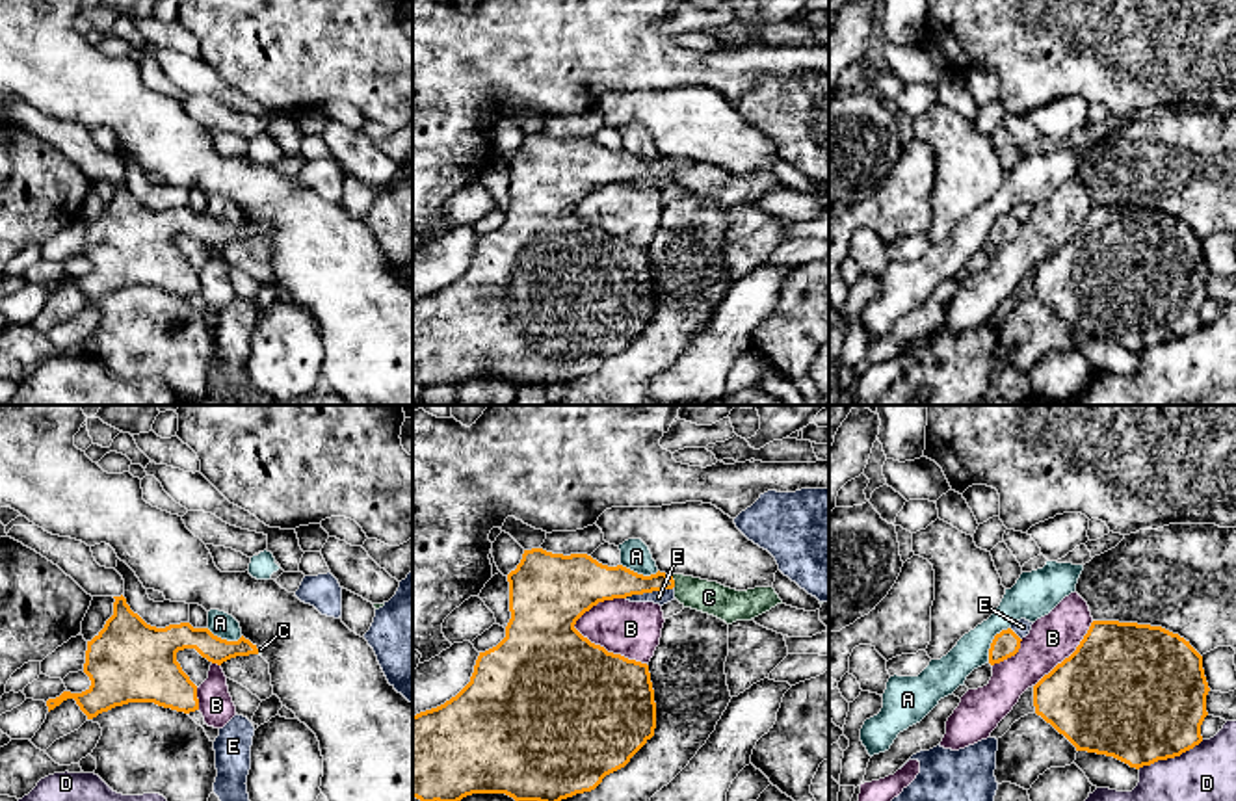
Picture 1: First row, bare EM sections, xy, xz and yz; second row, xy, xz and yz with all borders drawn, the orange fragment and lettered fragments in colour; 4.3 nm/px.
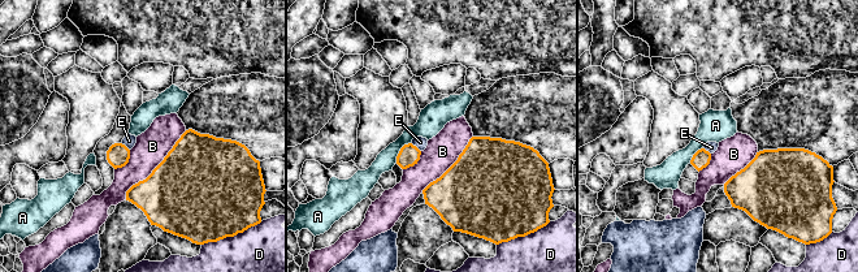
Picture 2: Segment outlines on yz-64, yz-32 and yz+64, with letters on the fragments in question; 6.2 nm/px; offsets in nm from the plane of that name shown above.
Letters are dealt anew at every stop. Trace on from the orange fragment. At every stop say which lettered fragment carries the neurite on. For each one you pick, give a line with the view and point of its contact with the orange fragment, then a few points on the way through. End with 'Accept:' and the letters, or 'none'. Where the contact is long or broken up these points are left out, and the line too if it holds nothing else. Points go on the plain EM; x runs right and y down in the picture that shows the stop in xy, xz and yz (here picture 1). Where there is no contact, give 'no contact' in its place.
C: contact xz (673, 166); way xz (616, 166), (673, 166), (709, 181)
Accept: C

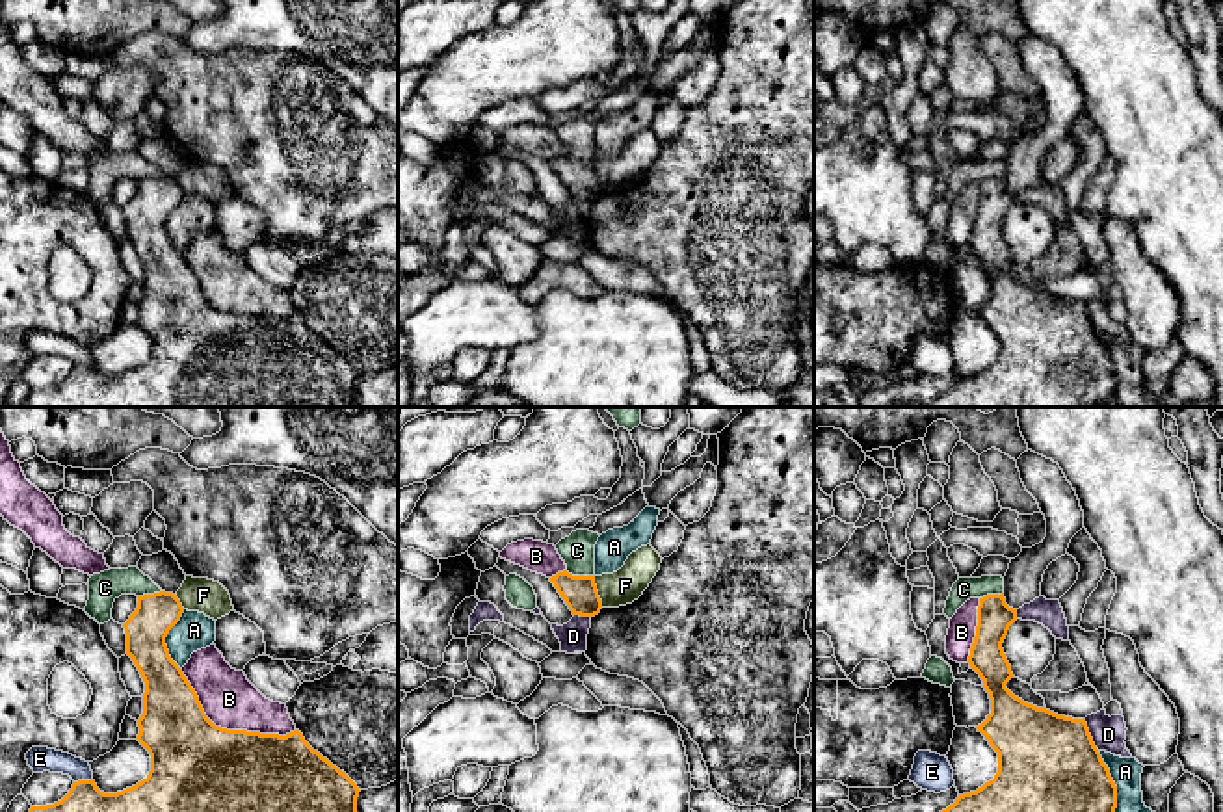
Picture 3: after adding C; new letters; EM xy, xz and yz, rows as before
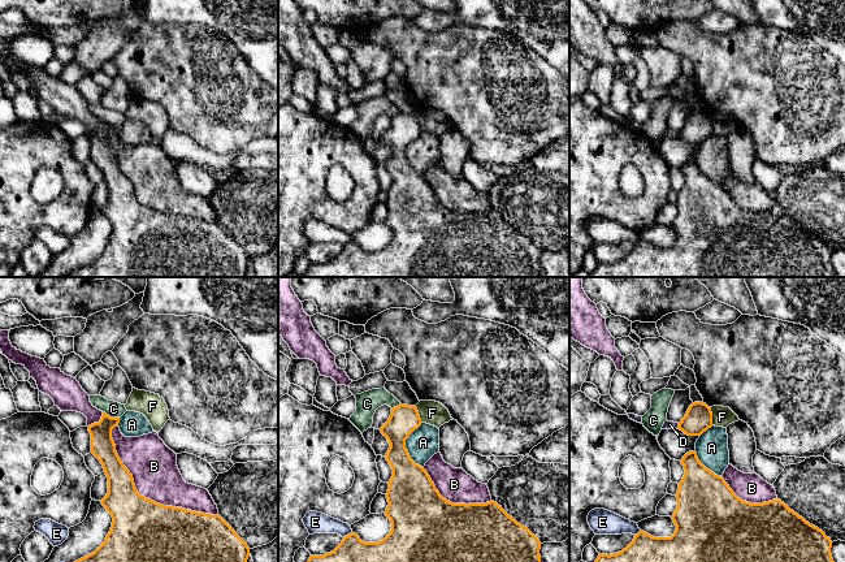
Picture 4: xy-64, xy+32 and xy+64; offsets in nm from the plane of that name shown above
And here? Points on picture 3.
Accept: none

